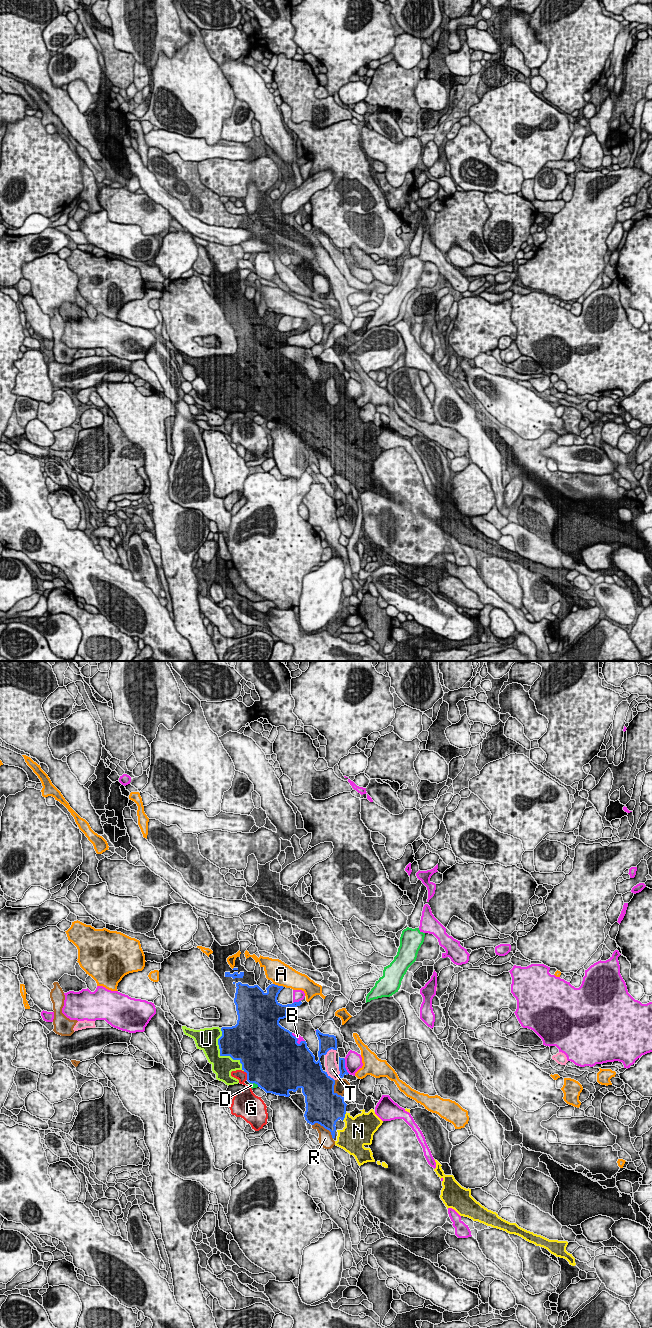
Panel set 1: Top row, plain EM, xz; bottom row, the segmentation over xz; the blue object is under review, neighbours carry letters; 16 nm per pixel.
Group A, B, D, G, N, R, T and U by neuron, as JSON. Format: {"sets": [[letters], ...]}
{"sets": [["A"], ["B"], ["D"], ["G"], ["N", "U"], ["R"], ["T"]]}

